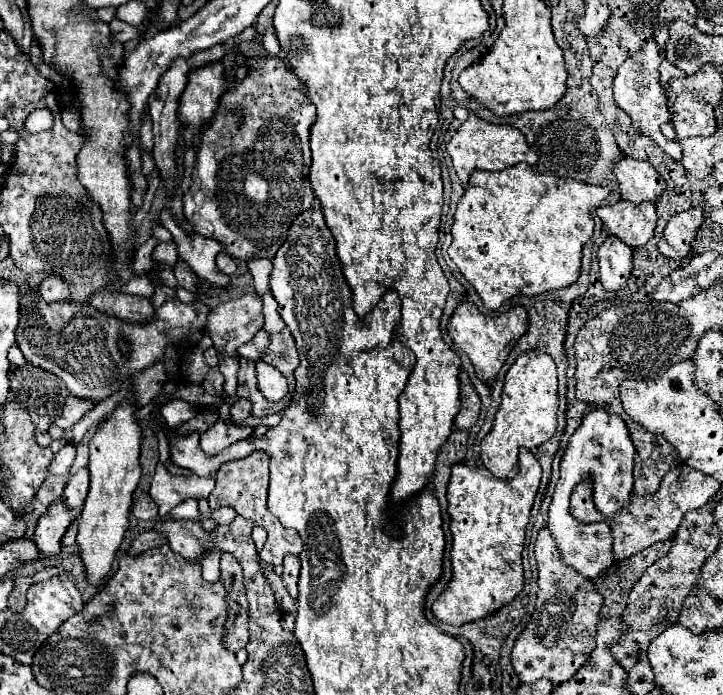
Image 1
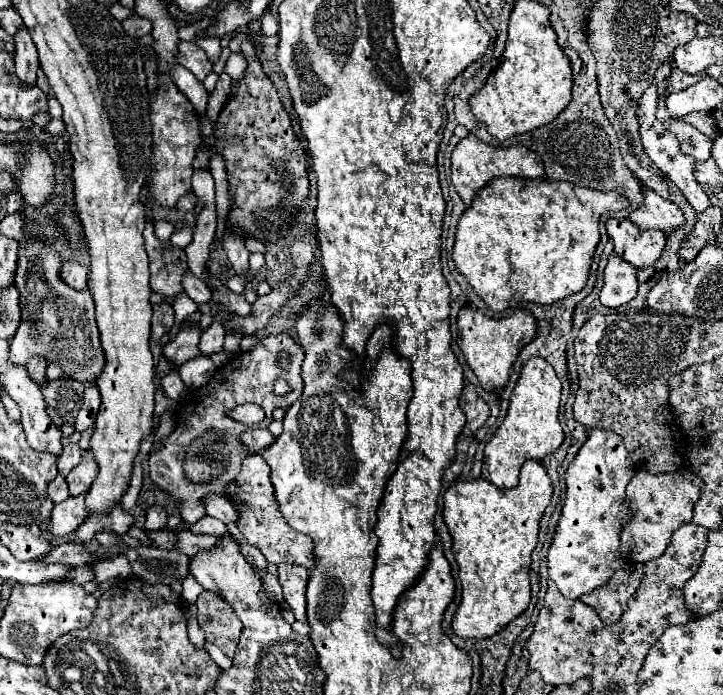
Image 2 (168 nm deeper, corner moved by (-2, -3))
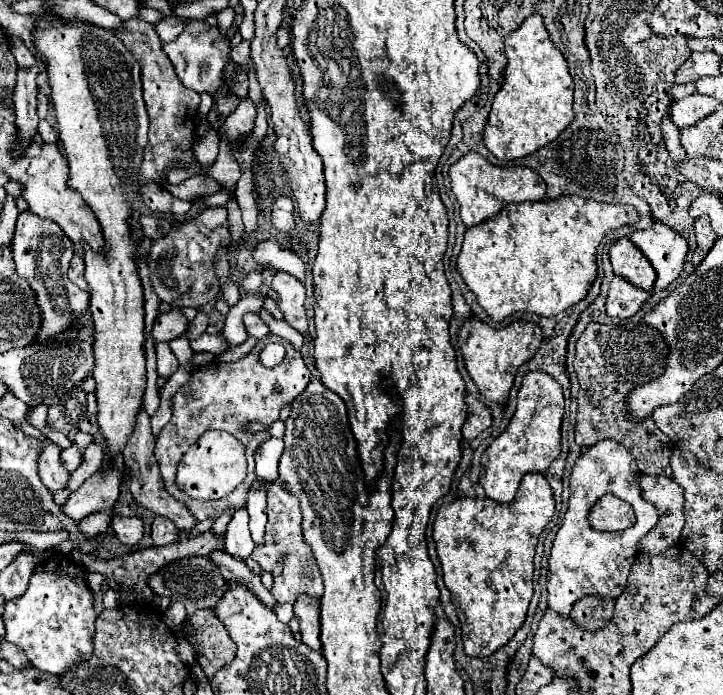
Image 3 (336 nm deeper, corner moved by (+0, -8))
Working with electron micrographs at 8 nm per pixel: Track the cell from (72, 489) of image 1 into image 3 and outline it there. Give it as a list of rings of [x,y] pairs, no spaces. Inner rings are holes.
[[[90,443],[84,451],[82,465],[70,475],[68,491],[76,491],[88,477],[92,477],[92,473],[96,473],[102,467],[102,461],[104,461],[104,449],[98,443]]]

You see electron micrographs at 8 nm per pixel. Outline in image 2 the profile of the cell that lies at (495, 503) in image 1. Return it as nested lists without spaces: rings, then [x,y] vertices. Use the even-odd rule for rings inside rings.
[[[526,460],[516,488],[502,490],[492,482],[456,480],[444,494],[444,522],[452,534],[462,600],[452,618],[454,634],[488,638],[500,632],[530,604],[530,552],[538,542],[538,522],[550,504],[552,482],[542,462]]]

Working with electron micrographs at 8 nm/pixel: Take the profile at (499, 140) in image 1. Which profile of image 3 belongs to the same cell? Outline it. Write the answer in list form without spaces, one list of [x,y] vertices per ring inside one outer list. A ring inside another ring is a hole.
[[[470,151],[460,161],[456,161],[450,171],[452,193],[460,203],[460,217],[466,227],[474,227],[496,213],[500,213],[508,203],[522,201],[542,201],[546,197],[546,183],[528,167],[496,167],[488,163],[482,155]]]

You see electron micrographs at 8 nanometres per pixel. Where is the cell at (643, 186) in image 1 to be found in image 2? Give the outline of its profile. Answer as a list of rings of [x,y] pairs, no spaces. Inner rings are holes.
[[[646,186],[642,188],[642,206],[630,214],[630,220],[640,228],[660,228],[664,234],[684,224],[682,210]]]

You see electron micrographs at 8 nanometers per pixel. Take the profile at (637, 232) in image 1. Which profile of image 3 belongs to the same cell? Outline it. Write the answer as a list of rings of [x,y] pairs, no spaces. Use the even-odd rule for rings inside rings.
[[[618,239],[610,247],[610,261],[616,275],[624,277],[628,283],[634,283],[644,291],[652,291],[656,273],[648,265],[648,259],[644,259],[642,251],[630,239]]]

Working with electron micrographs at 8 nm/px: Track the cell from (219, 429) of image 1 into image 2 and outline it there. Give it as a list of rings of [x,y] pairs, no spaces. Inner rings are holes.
[[[250,428],[240,436],[240,442],[246,446],[252,446],[254,450],[260,450],[260,448],[266,448],[268,444],[272,444],[274,436],[267,428]]]

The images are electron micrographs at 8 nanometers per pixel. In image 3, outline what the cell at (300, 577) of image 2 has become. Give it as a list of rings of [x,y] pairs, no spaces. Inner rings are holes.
[[[302,597],[300,601],[294,603],[294,613],[300,619],[300,633],[302,641],[320,651],[322,641],[320,641],[320,601],[312,597]]]

